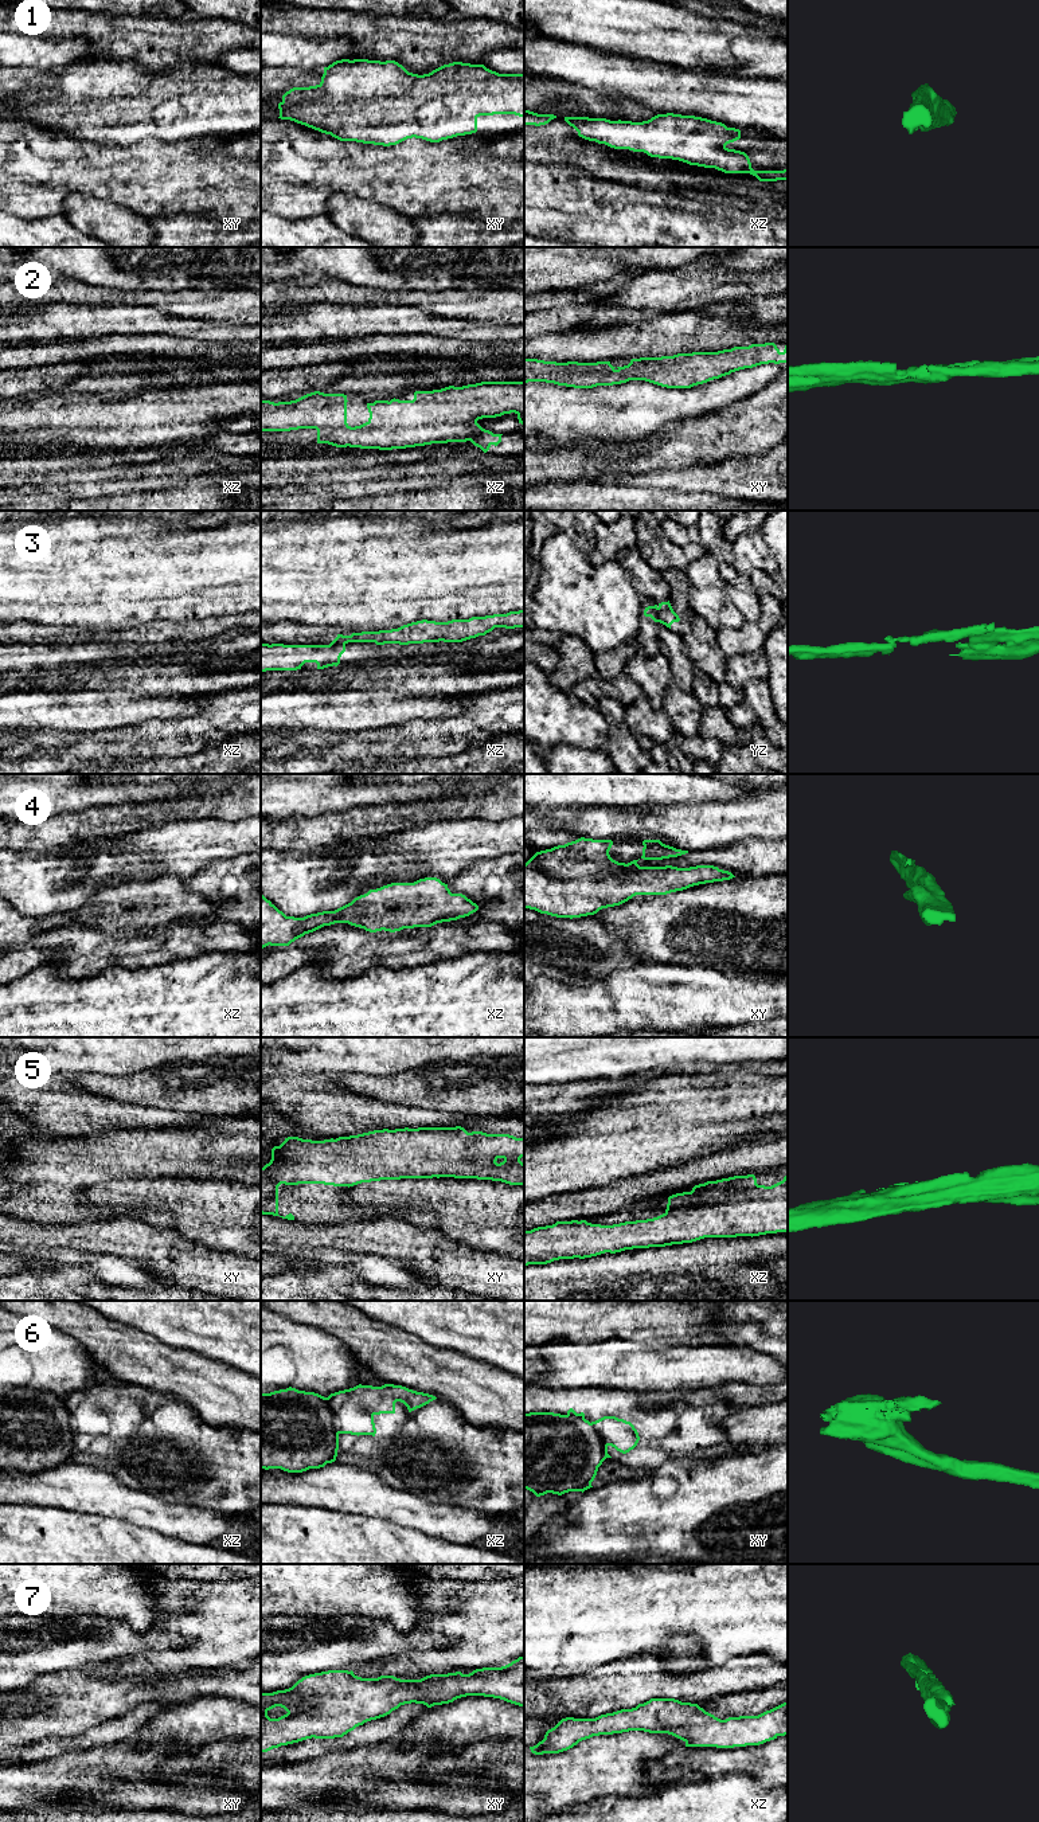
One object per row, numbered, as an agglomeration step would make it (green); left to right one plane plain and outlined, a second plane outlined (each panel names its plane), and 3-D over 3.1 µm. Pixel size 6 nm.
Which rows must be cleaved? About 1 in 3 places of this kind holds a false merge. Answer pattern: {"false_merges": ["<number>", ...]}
{"false_merges": ["3", "6"]}

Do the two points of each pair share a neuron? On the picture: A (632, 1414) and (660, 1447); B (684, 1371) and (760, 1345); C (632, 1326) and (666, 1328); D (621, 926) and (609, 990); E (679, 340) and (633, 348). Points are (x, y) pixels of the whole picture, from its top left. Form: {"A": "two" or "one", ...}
{"A": "one", "B": "two", "C": "one", "D": "two", "E": "one"}

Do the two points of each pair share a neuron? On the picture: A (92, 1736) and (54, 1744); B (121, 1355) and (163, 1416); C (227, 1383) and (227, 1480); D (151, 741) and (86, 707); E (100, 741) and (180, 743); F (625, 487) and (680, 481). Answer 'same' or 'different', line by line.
A: same
B: different
C: different
D: different
E: same
F: same

